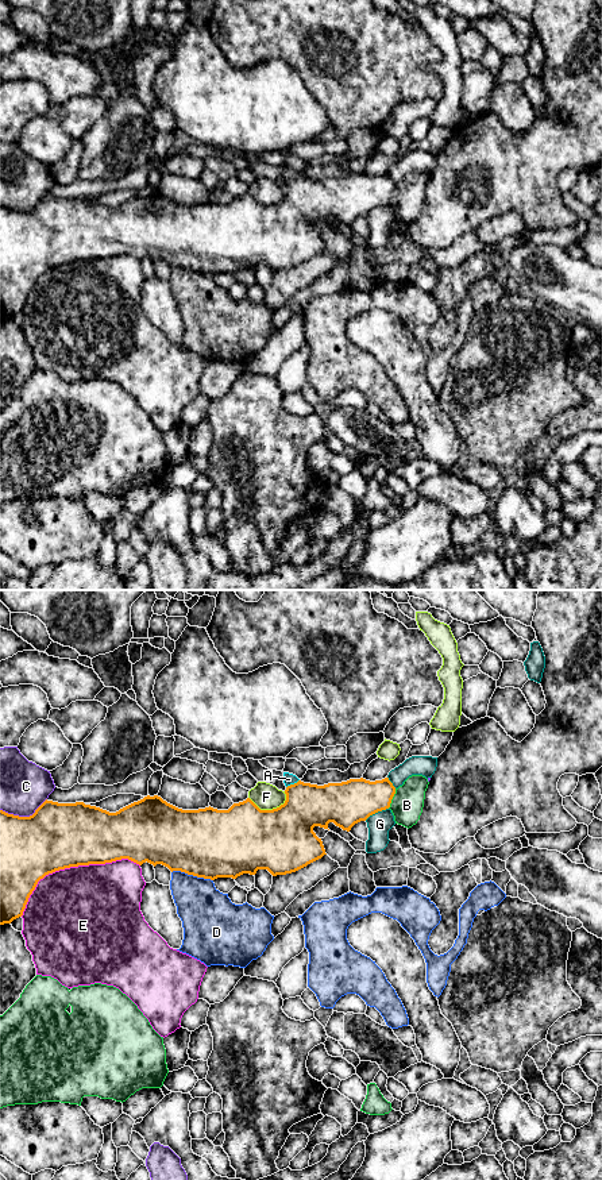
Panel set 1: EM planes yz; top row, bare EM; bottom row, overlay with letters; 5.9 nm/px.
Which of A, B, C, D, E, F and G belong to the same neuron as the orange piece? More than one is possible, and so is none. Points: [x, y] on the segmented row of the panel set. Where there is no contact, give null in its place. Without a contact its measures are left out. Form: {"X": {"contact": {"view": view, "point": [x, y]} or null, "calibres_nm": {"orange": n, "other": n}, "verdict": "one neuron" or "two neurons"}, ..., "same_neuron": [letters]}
{"A": {"contact": {"view": "yz", "point": [292, 785]}, "calibres_nm": {"orange": 280, "other": 70}, "verdict": "two neurons"}, "B": {"contact": {"view": "yz", "point": [392, 798]}, "calibres_nm": {"orange": 260, "other": 190}, "verdict": "two neurons"}, "C": {"contact": {"view": "yz", "point": [23, 817]}, "calibres_nm": {"orange": 400, "other": 300}, "verdict": "two neurons"}, "D": {"contact": {"view": "yz", "point": [192, 874]}, "calibres_nm": {"orange": 420, "other": 300}, "verdict": "two neurons"}, "E": {"contact": {"view": "yz", "point": [72, 866]}, "calibres_nm": {"orange": 400, "other": 480}, "verdict": "two neurons"}, "F": {"contact": {"view": "yz", "point": [270, 810]}, "calibres_nm": {"orange": 400, "other": 160}, "verdict": "two neurons"}, "G": {"contact": {"view": "yz", "point": [375, 812]}, "calibres_nm": {"orange": 260, "other": 140}, "verdict": "two neurons"}, "same_neuron": []}

